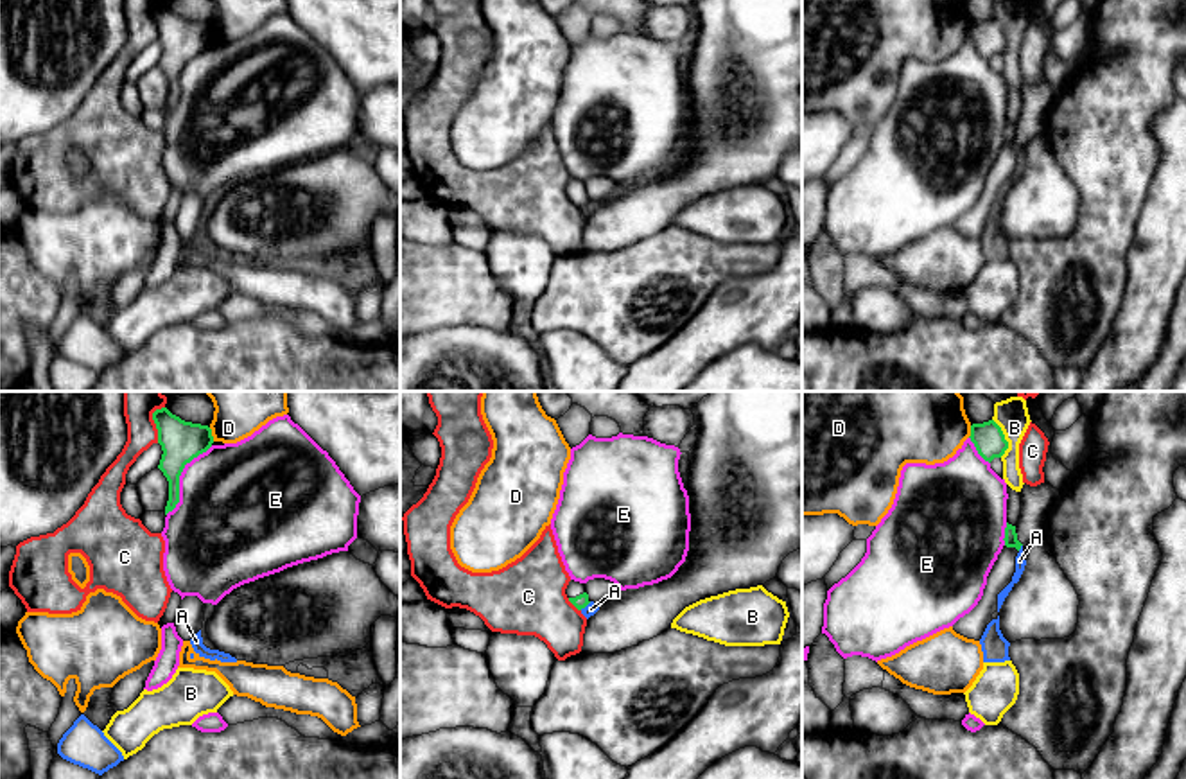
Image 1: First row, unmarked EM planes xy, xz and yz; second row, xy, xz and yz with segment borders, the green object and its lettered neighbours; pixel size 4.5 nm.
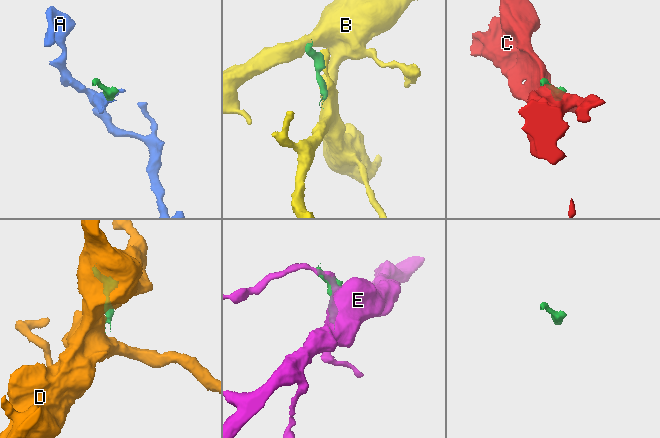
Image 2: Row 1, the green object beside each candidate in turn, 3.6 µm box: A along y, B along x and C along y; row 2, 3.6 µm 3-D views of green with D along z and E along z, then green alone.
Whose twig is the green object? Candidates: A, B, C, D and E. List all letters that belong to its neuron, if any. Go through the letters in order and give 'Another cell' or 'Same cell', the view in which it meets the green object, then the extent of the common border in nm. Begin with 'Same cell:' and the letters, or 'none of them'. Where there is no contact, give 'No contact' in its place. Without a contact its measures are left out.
Same cell: none of them
A: Another cell. Touches green in yz. Shared border 40 nm
B: Another cell. Touches green in yz. Shared border 180 nm
C: Another cell. Touches green in xy. Shared border 170 nm
D: Another cell. Touches green in xy. Shared border 70 nm
E: Another cell. Touches green in xy. Shared border 380 nm

